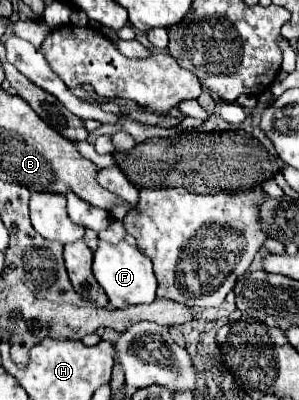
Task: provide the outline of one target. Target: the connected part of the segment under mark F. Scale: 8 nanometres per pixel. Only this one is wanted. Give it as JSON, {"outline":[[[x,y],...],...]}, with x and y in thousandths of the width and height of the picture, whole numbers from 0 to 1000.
{"outline":[[[331,603],[331,618],[324,618],[318,648],[311,648],[311,688],[324,693],[331,713],[351,723],[365,758],[391,773],[518,753],[525,703],[512,688],[505,648],[485,633],[472,633],[458,618],[425,613],[418,603],[398,603],[398,608]]]}

